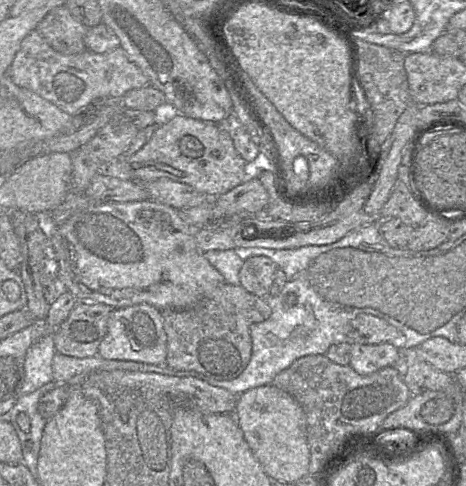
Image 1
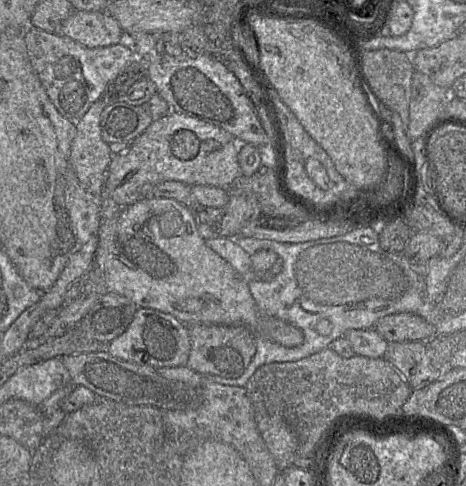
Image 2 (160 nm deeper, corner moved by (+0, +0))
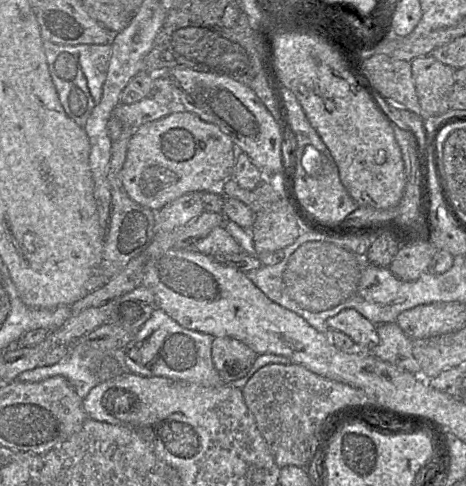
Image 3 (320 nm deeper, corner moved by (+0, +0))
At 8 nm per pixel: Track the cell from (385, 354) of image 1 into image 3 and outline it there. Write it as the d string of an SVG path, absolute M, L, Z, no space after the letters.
M354 309L341 311L327 319L326 324L329 329L349 336L358 349L367 349L378 345L377 326Z

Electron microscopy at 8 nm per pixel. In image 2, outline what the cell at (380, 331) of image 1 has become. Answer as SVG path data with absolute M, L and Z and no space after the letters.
M410 313L385 316L374 325L373 329L388 343L424 342L436 335L431 324Z

